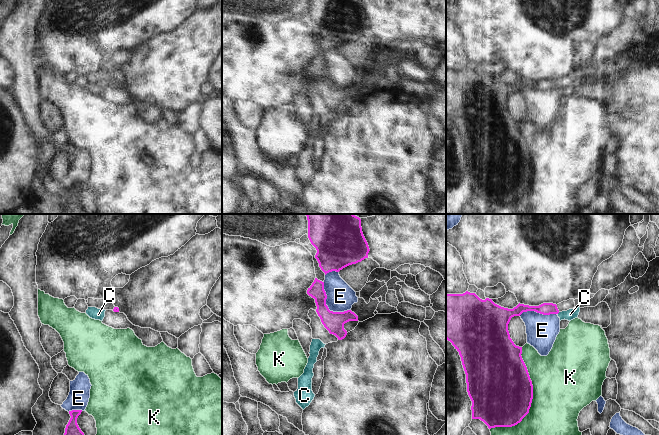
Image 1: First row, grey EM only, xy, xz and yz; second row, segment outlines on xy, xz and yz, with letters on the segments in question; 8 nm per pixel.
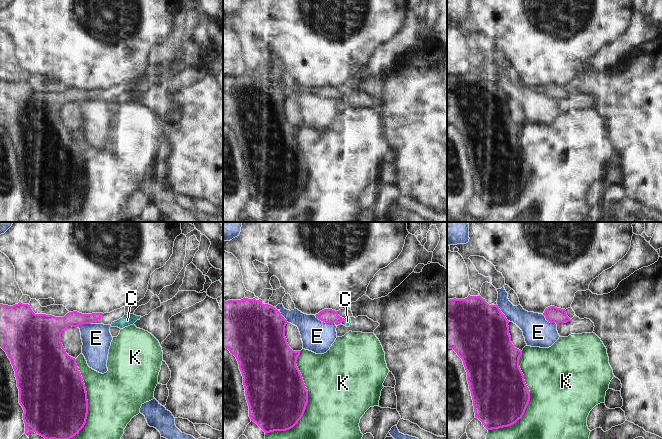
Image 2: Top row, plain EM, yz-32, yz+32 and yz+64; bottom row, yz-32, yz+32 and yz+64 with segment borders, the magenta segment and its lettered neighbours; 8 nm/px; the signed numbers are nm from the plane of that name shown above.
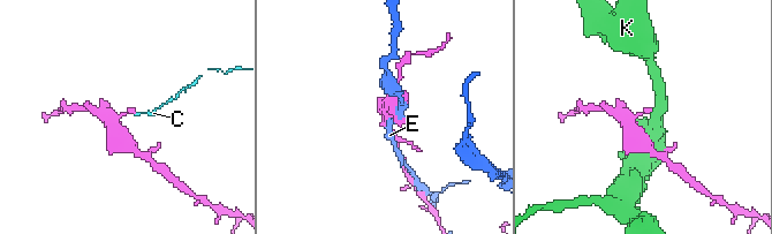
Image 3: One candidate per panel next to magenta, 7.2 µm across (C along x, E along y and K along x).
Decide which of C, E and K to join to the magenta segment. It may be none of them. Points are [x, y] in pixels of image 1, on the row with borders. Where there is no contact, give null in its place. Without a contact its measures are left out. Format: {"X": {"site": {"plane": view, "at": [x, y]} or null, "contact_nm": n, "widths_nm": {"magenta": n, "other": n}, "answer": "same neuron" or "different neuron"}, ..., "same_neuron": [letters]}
{"C": {"site": null, "answer": "different neuron"}, "E": {"site": {"plane": "xz", "at": [327, 306]}, "contact_nm": 320, "widths_nm": {"magenta": 160, "other": 220}, "answer": "different neuron"}, "K": {"site": {"plane": "yz", "at": [532, 398]}, "contact_nm": 700, "widths_nm": {"magenta": 500, "other": 460}, "answer": "different neuron"}, "same_neuron": []}

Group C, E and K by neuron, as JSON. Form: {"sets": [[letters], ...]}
{"sets": [["C", "E"], ["K"]]}

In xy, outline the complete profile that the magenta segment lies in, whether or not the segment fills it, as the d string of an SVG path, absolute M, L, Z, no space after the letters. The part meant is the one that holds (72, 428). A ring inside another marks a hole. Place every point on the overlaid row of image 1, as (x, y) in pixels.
M82 410L69 411L71 418L66 425L64 435L84 435L84 433L81 431L77 424L77 418L81 414L81 412Z

